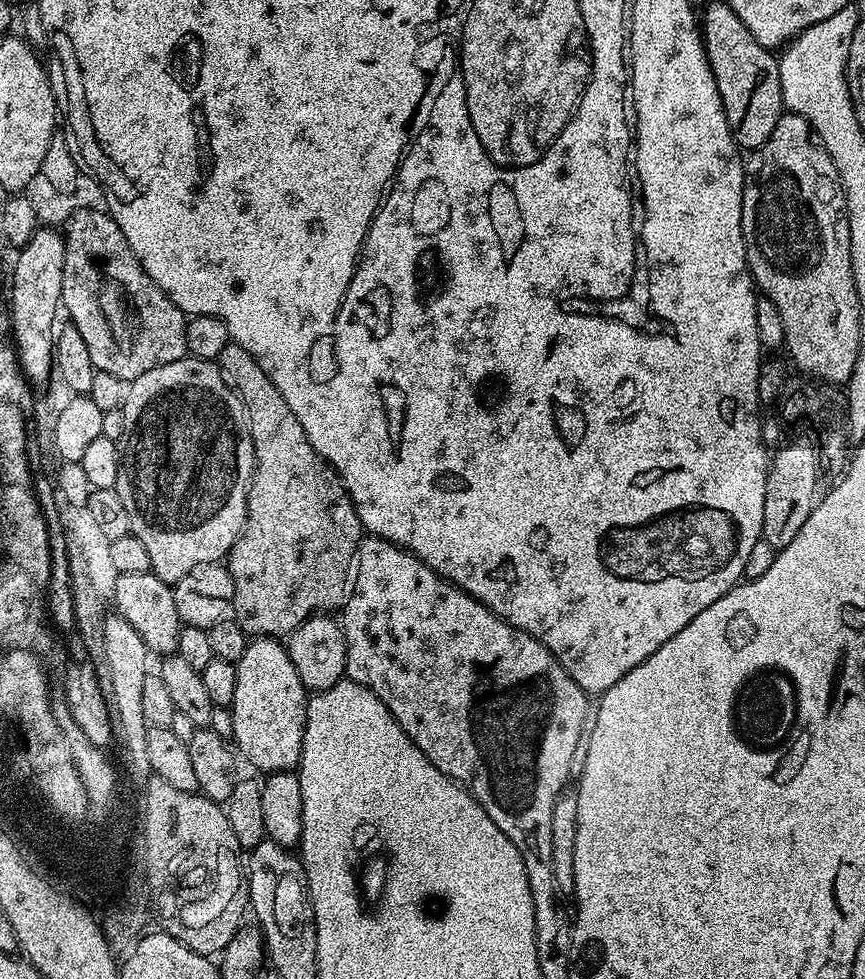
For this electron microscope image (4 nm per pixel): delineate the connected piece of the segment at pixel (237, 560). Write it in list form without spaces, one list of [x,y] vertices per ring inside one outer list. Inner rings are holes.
[[[229,342],[214,363],[220,369],[222,382],[244,406],[256,455],[256,469],[248,487],[248,517],[226,557],[226,567],[234,582],[234,619],[249,637],[287,638],[311,616],[331,613],[331,608],[343,609],[352,592],[356,549],[362,539],[360,516],[340,475],[310,446],[302,422],[298,422],[286,398],[278,394],[278,386],[266,378],[266,370],[258,366],[251,354]]]

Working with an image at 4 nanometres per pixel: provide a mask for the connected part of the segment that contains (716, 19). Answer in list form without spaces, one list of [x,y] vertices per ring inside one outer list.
[[[726,2],[710,5],[704,16],[702,12],[702,39],[737,149],[761,148],[766,138],[774,134],[778,118],[786,112],[780,85],[779,59],[756,41],[754,34],[746,30],[742,18],[738,18],[738,14],[734,14]]]

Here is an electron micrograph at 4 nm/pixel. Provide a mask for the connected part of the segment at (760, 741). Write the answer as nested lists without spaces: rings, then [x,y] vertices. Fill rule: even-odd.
[[[760,664],[760,668],[752,668],[752,672],[736,684],[732,704],[728,704],[728,728],[732,728],[732,736],[736,736],[740,748],[748,748],[748,752],[756,752],[756,756],[772,756],[772,752],[780,752],[780,748],[792,744],[796,724],[800,724],[800,684],[796,684],[796,676],[792,676],[788,668],[780,668],[780,664]],[[767,679],[773,679],[772,688],[764,689]]]

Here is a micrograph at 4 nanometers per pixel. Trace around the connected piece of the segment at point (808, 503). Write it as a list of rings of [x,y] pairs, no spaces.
[[[800,440],[797,444],[788,444],[785,448],[778,449],[776,453],[773,451],[770,456],[760,535],[763,540],[770,542],[770,546],[778,550],[794,542],[798,530],[802,530],[806,518],[810,518],[818,499],[818,491],[816,492],[818,453],[815,447],[805,440]]]

